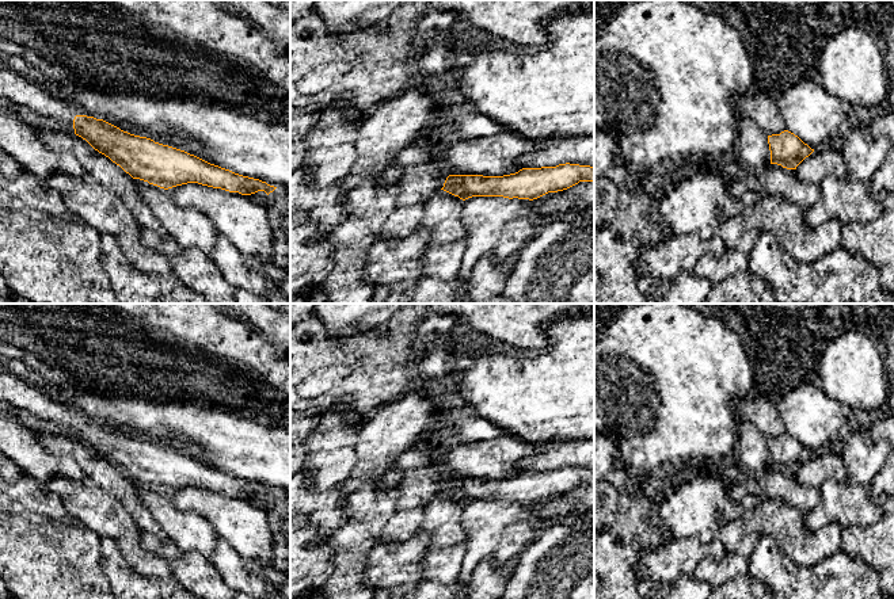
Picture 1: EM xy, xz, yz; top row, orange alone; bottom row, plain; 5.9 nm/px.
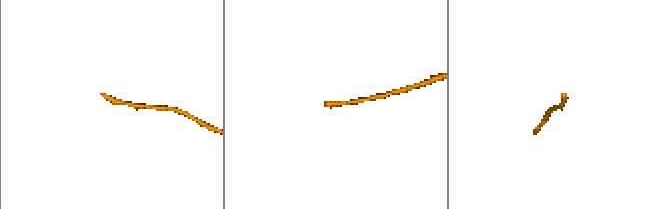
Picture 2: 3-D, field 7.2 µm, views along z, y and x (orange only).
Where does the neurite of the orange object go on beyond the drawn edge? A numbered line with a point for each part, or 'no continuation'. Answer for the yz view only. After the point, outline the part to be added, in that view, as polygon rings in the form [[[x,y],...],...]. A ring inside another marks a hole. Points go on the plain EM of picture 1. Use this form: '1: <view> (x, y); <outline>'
no continuation

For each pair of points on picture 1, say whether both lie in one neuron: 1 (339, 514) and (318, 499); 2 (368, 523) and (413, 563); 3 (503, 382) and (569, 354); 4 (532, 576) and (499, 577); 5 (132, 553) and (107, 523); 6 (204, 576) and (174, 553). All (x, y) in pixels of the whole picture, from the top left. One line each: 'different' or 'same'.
1: same
2: different
3: same
4: different
5: same
6: same

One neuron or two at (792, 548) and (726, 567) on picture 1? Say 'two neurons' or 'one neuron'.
two neurons

